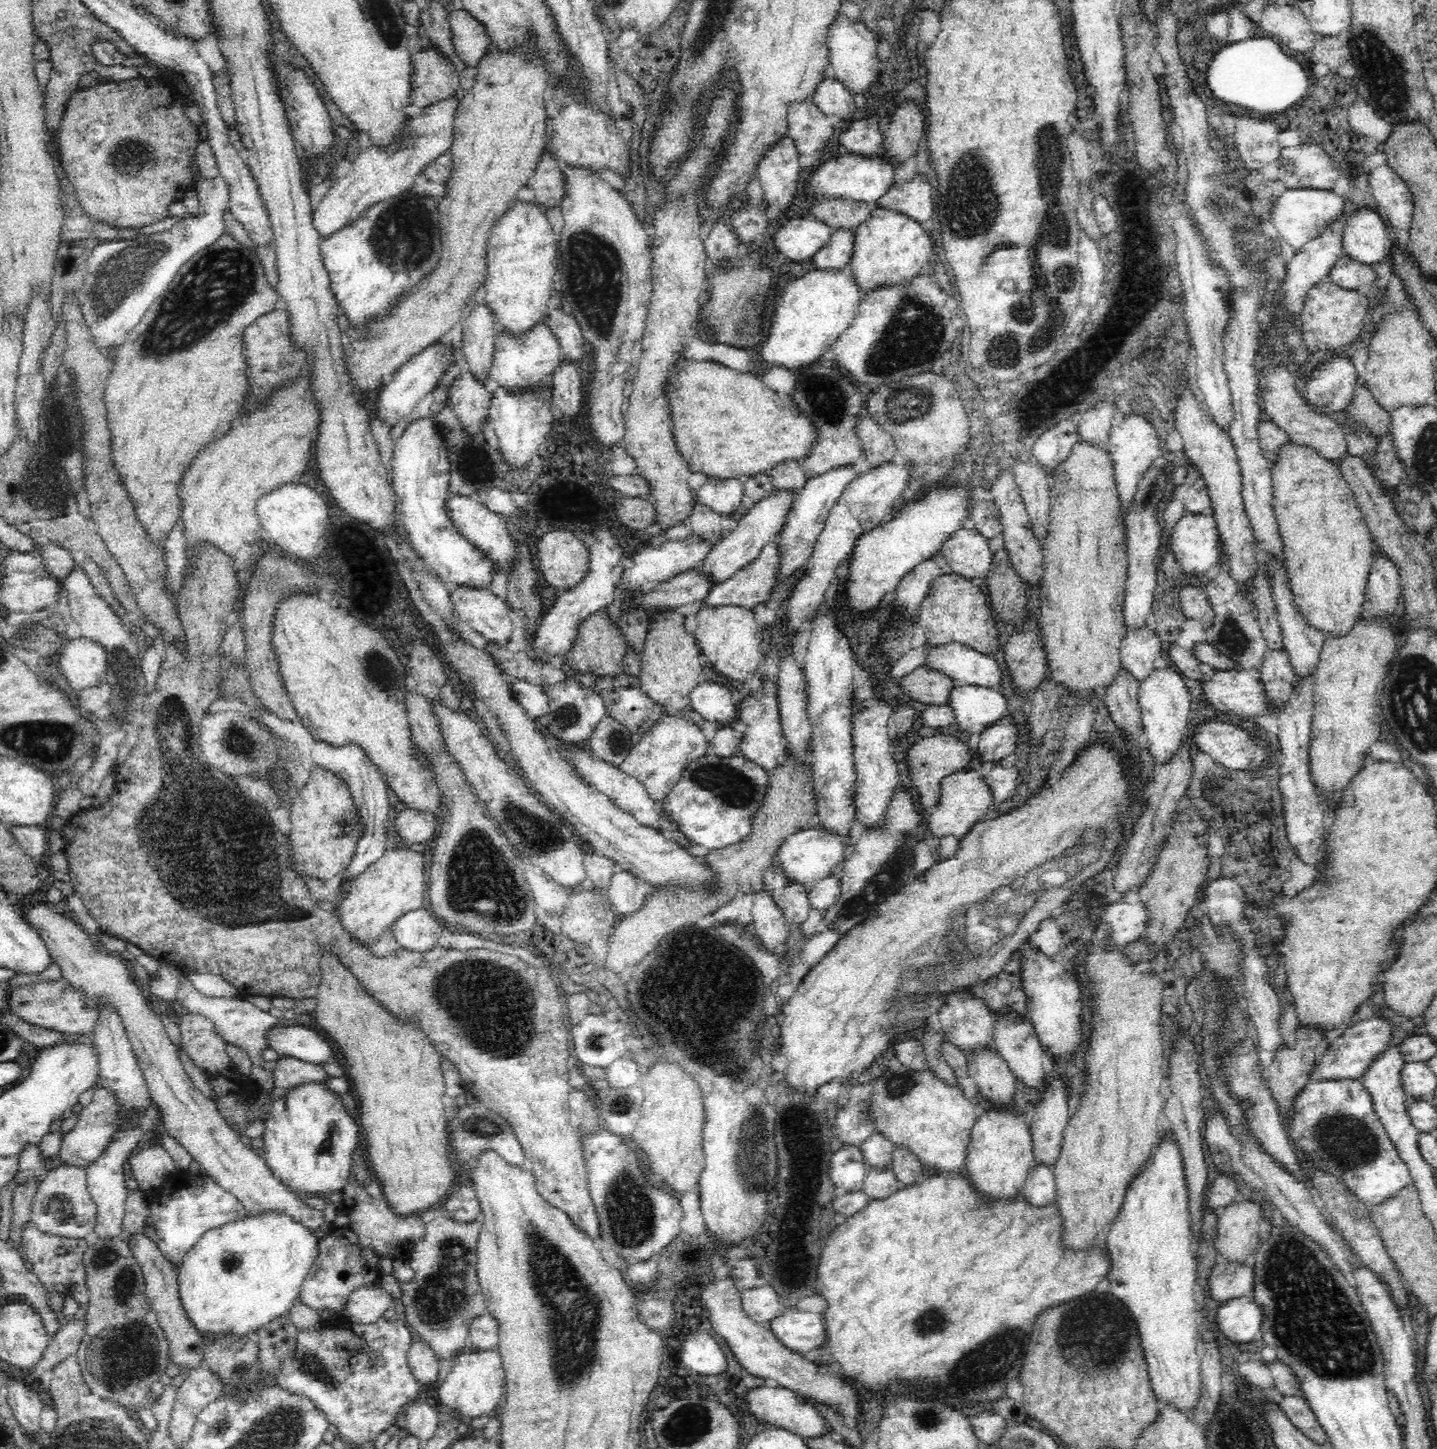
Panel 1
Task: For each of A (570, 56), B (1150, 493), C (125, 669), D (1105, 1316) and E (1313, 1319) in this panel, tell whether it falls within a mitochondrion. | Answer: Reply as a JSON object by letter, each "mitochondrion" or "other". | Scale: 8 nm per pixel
{"A":"other","B":"mitochondrion","C":"mitochondrion","D":"mitochondrion","E":"mitochondrion"}

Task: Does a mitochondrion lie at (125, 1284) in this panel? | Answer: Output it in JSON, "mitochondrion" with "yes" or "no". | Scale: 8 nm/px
{"mitochondrion":"yes"}

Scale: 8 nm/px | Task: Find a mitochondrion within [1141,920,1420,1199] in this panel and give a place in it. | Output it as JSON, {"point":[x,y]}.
{"point":[1347,1142]}

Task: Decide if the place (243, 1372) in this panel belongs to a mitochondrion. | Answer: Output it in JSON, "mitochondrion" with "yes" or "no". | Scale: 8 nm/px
{"mitochondrion":"yes"}

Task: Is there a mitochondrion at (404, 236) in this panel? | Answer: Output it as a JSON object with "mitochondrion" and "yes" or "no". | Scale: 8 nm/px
{"mitochondrion":"yes"}

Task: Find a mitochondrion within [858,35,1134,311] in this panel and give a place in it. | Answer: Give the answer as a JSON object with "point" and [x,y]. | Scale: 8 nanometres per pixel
{"point":[973,205]}

